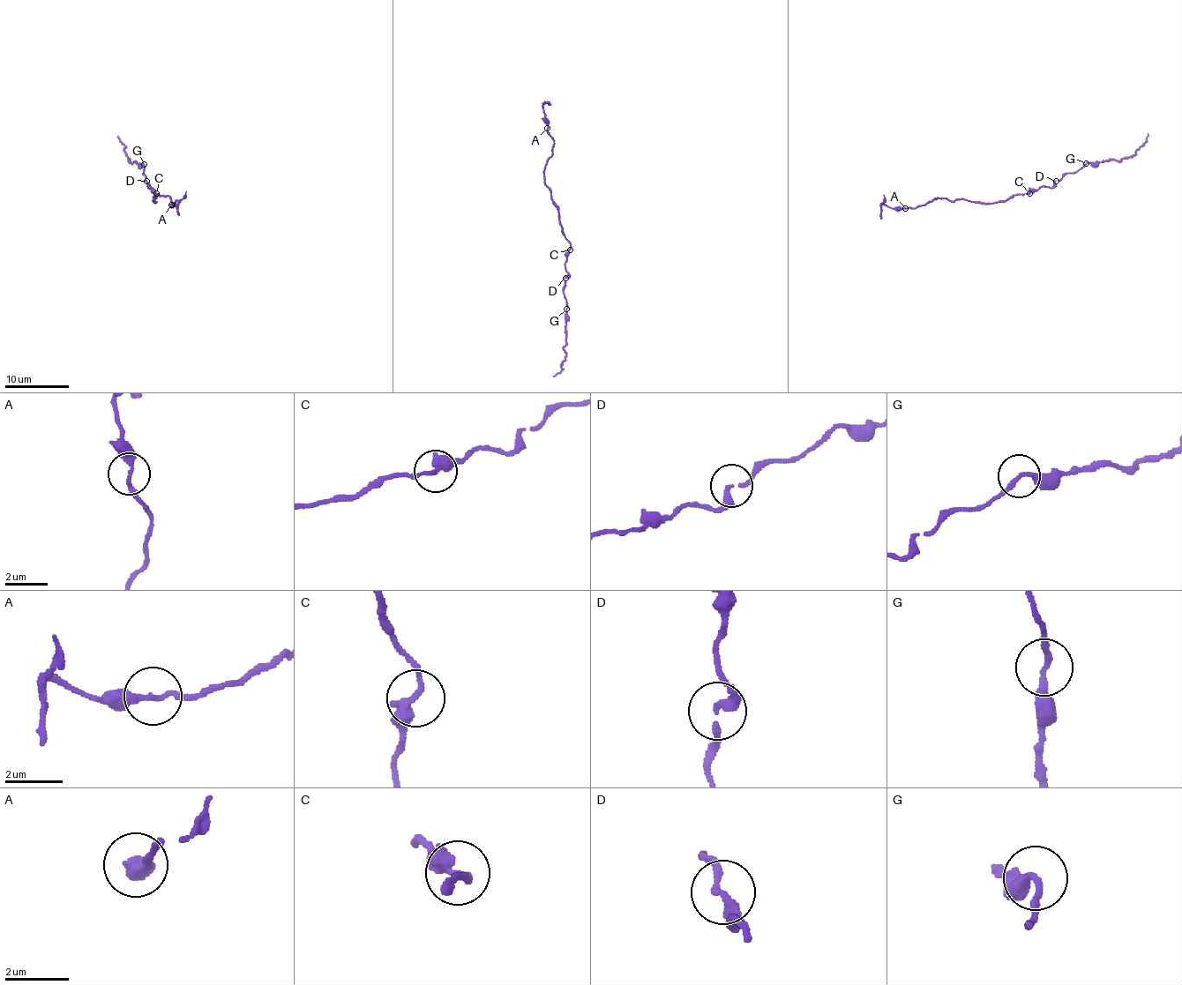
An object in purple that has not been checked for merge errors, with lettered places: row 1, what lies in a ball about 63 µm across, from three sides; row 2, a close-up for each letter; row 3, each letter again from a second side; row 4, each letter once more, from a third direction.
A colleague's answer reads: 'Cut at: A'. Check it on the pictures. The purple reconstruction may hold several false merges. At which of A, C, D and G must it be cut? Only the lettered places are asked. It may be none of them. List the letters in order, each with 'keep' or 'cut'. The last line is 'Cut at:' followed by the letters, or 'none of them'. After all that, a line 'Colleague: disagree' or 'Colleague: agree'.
A: cut
C: keep
D: keep
G: keep
Cut at: A
Colleague: agree

